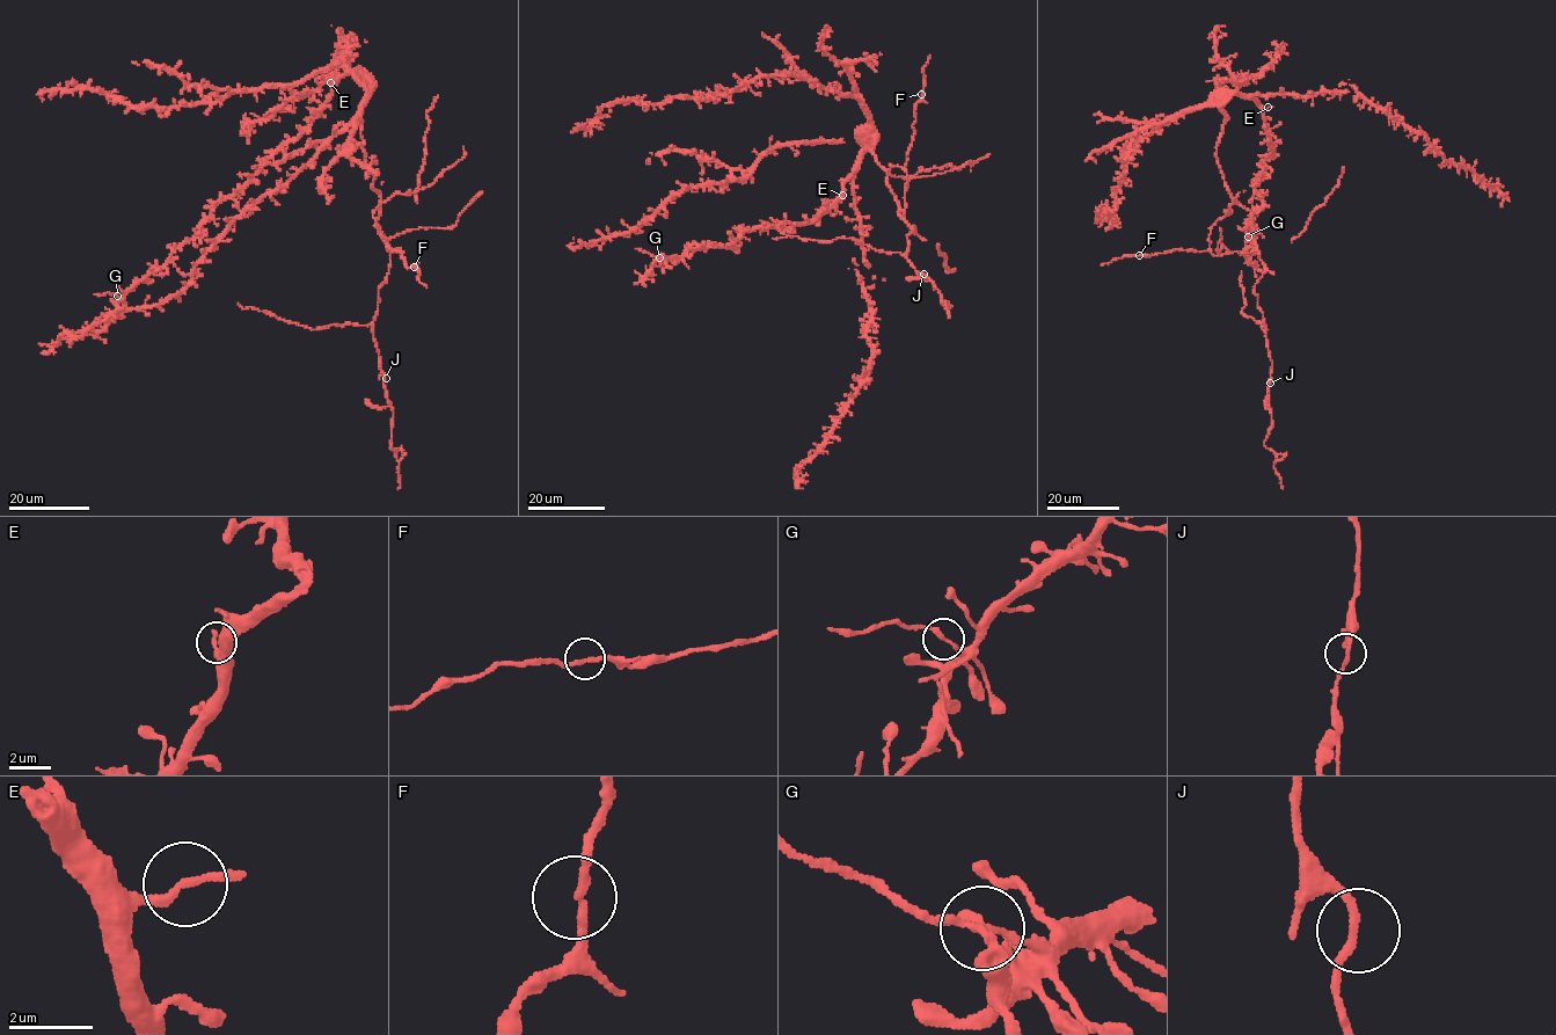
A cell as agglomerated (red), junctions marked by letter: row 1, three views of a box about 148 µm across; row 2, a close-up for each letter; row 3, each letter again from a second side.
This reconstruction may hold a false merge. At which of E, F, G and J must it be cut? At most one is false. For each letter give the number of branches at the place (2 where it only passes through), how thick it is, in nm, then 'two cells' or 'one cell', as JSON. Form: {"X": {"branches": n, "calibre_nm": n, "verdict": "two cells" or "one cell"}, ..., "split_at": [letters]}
{"E": {"branches": 2, "calibre_nm": 200, "verdict": "one cell"}, "F": {"branches": 2, "calibre_nm": 200, "verdict": "one cell"}, "G": {"branches": 2, "calibre_nm": 190, "verdict": "two cells"}, "J": {"branches": 2, "calibre_nm": 190, "verdict": "one cell"}, "split_at": ["G"]}

